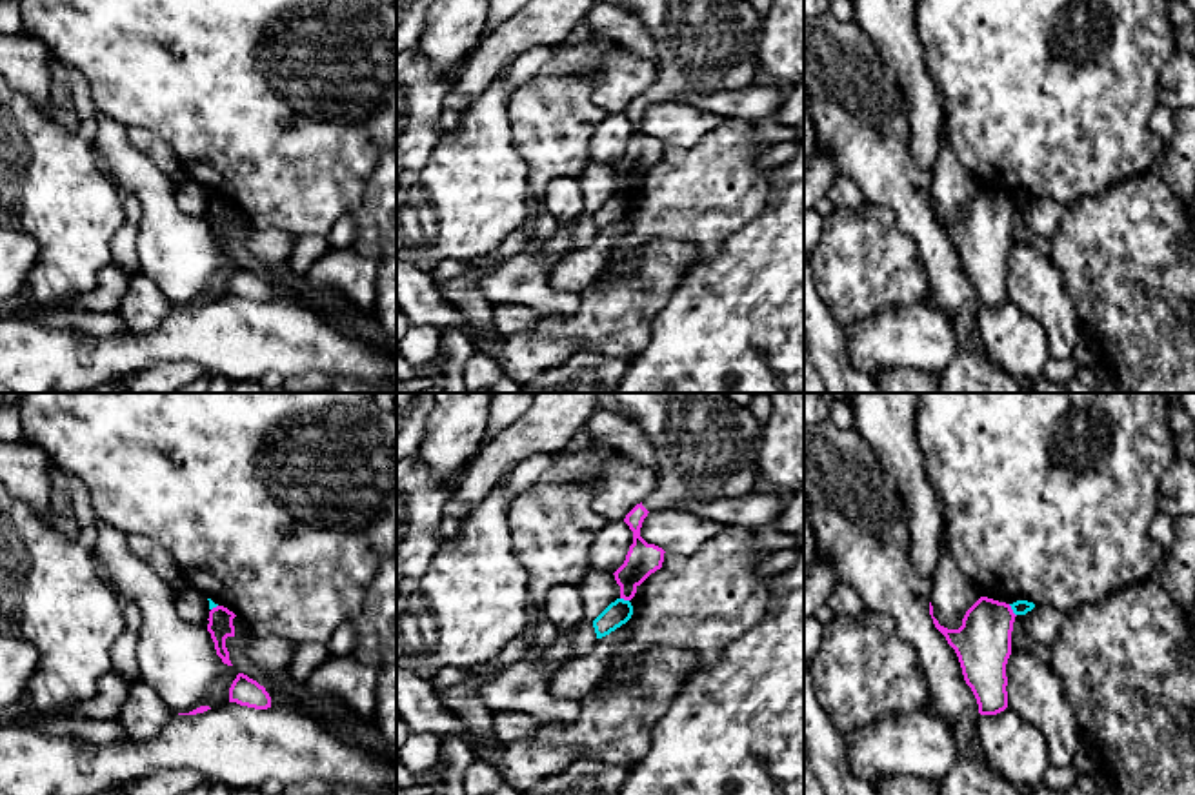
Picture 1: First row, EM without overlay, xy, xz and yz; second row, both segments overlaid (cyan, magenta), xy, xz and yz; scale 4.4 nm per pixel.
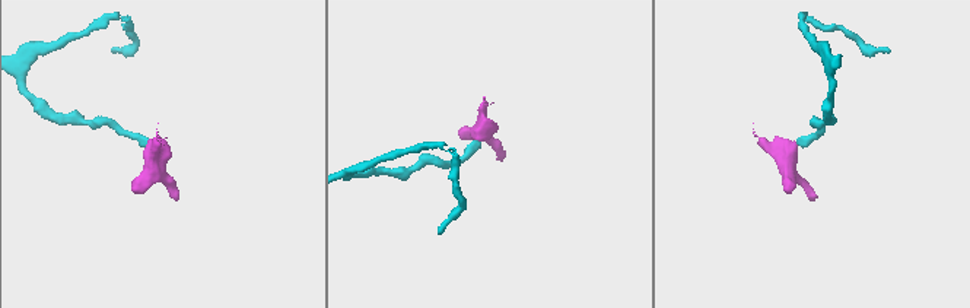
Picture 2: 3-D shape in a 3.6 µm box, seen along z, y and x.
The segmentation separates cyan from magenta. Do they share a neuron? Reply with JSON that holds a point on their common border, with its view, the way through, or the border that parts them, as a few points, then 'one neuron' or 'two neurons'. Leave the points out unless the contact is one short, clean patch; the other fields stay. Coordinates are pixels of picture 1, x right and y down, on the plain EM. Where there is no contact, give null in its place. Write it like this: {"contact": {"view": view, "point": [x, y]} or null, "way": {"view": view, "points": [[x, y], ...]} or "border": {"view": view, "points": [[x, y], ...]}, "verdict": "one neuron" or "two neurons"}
{"contact": {"view": "yz", "point": [1012, 201]}, "border": {"view": "yz", "points": [[1008, 197], [1015, 208]]}, "verdict": "two neurons"}

